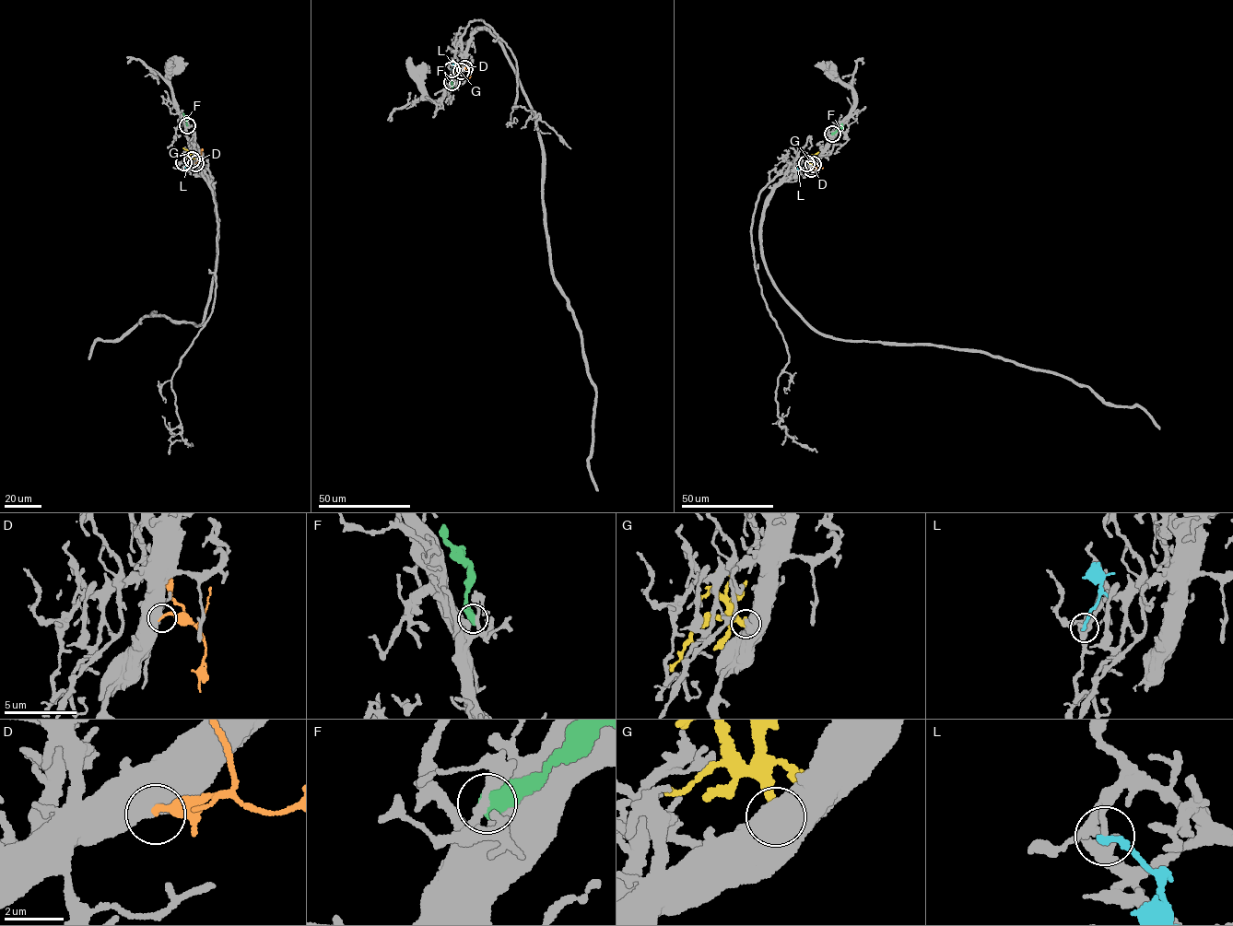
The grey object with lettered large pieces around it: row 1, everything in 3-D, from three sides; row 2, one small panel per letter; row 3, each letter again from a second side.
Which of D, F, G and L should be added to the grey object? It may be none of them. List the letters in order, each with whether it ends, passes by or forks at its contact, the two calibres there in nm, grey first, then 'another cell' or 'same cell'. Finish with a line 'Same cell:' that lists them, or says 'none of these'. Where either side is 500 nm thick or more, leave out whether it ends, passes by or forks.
D: calibres 750 and 180 nm; another cell
F: calibres 240 and 550 nm; another cell
G: it ends; calibres 480 and 360 nm; same cell
L: it ends; calibres 200 and 220 nm; another cell
Same cell: G

